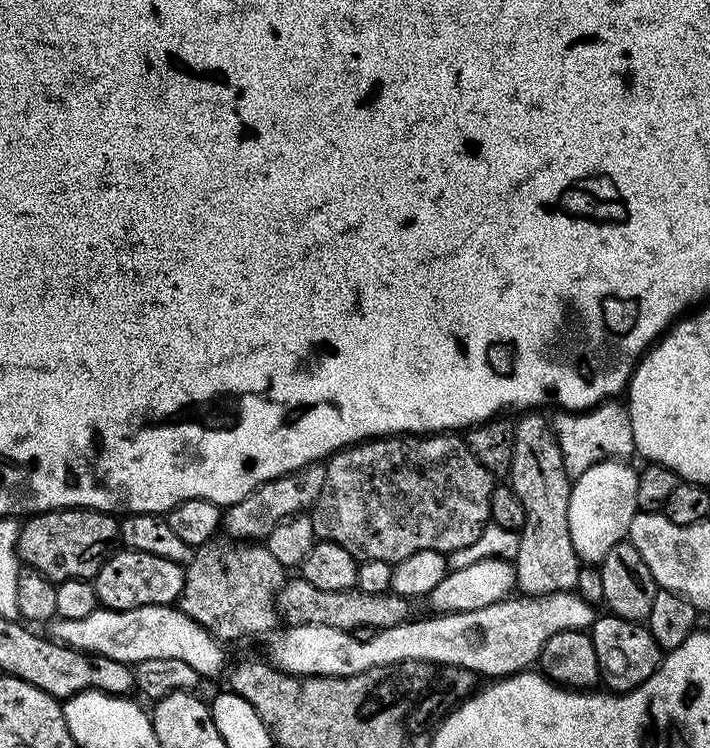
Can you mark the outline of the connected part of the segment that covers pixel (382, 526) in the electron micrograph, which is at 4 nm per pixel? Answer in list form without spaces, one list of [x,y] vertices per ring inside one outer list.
[[[401,434],[359,441],[327,457],[324,481],[310,515],[320,540],[329,540],[357,561],[381,560],[396,565],[422,550],[460,552],[479,541],[490,524],[490,494],[494,476],[470,454],[468,443],[456,434]]]

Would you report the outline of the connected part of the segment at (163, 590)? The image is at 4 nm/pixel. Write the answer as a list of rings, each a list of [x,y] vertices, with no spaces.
[[[124,548],[113,551],[94,578],[96,603],[110,610],[134,610],[138,606],[155,604],[175,605],[182,594],[185,565],[170,562],[170,558],[158,558],[158,554],[142,554],[138,550]]]

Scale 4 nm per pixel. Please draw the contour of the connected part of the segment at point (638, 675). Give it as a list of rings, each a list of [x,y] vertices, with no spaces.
[[[600,614],[592,624],[590,635],[594,642],[594,654],[598,654],[603,687],[613,693],[629,692],[642,686],[642,682],[646,682],[646,678],[650,678],[650,674],[654,674],[654,670],[660,665],[662,649],[658,642],[654,642],[654,634],[650,634],[647,623]]]

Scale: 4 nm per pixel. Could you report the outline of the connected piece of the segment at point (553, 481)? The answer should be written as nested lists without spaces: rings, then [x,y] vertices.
[[[529,411],[512,429],[514,450],[506,476],[514,494],[524,504],[526,522],[520,527],[514,555],[516,588],[524,594],[570,592],[580,580],[582,561],[570,542],[570,494],[573,477],[564,469],[562,450],[556,441],[549,417]]]

